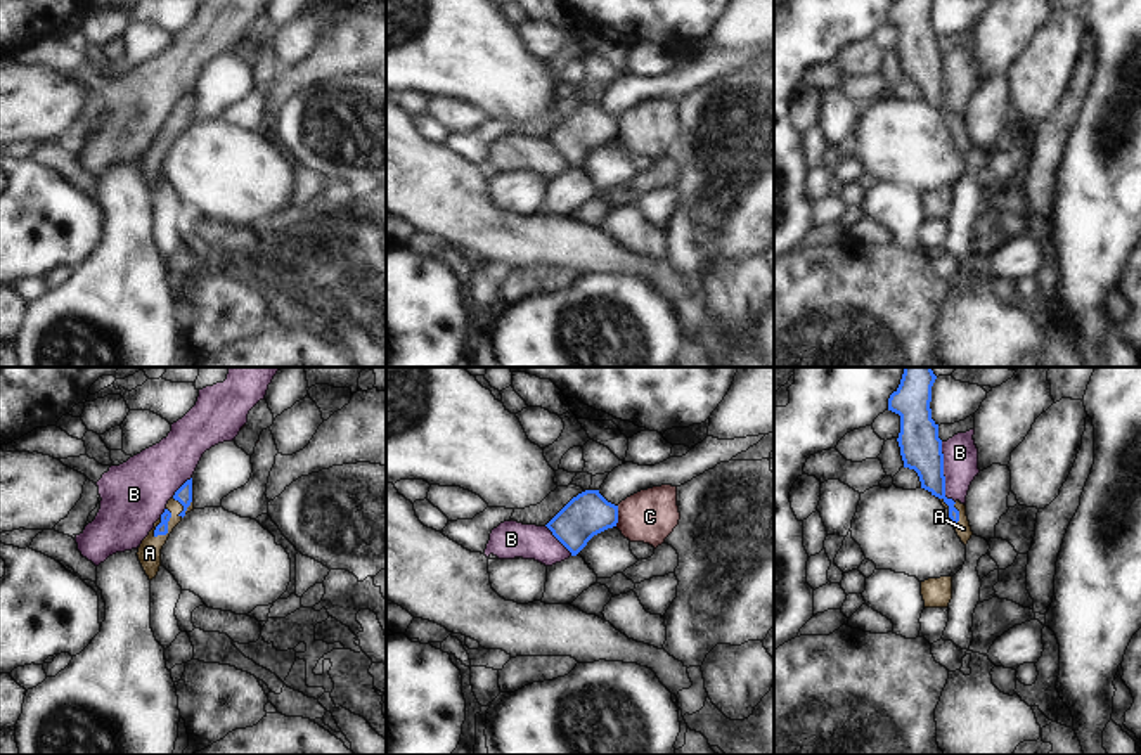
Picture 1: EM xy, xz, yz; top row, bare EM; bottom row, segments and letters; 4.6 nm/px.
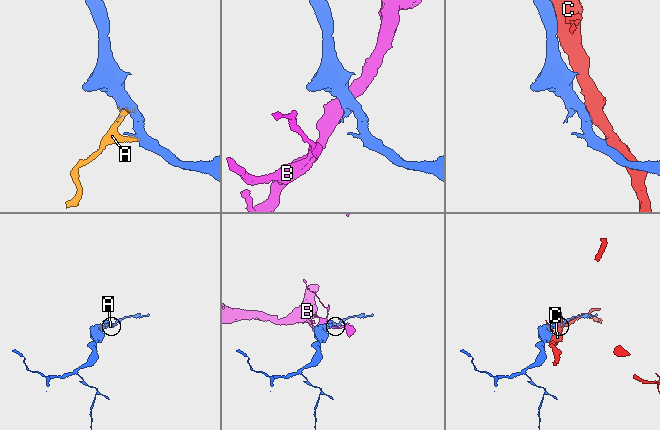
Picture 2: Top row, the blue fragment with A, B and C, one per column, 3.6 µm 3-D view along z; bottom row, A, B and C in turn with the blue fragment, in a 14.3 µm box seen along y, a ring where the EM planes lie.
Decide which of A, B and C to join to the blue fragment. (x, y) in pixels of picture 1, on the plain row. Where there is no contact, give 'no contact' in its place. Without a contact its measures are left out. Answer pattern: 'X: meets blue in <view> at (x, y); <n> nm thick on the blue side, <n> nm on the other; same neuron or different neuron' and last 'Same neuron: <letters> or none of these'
A: meets blue in xy at (167, 139); 60 nm thick on the blue side, 110 nm on the other; same neuron
B: meets blue in yz at (942, 85); 190 nm thick on the blue side, 160 nm on the other; different neuron
C: meets blue in xz at (617, 129); 200 nm thick on the blue side, 240 nm on the other; different neuron
Same neuron: A

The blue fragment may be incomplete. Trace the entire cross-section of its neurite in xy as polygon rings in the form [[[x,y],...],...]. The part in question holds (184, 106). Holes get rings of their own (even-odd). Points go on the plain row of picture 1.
[[[192,90],[187,92],[168,113],[164,125],[154,135],[154,140],[149,144],[149,147],[142,152],[139,159],[137,168],[149,192],[156,190],[159,184],[161,161],[166,156],[170,145],[190,123],[194,123]]]

